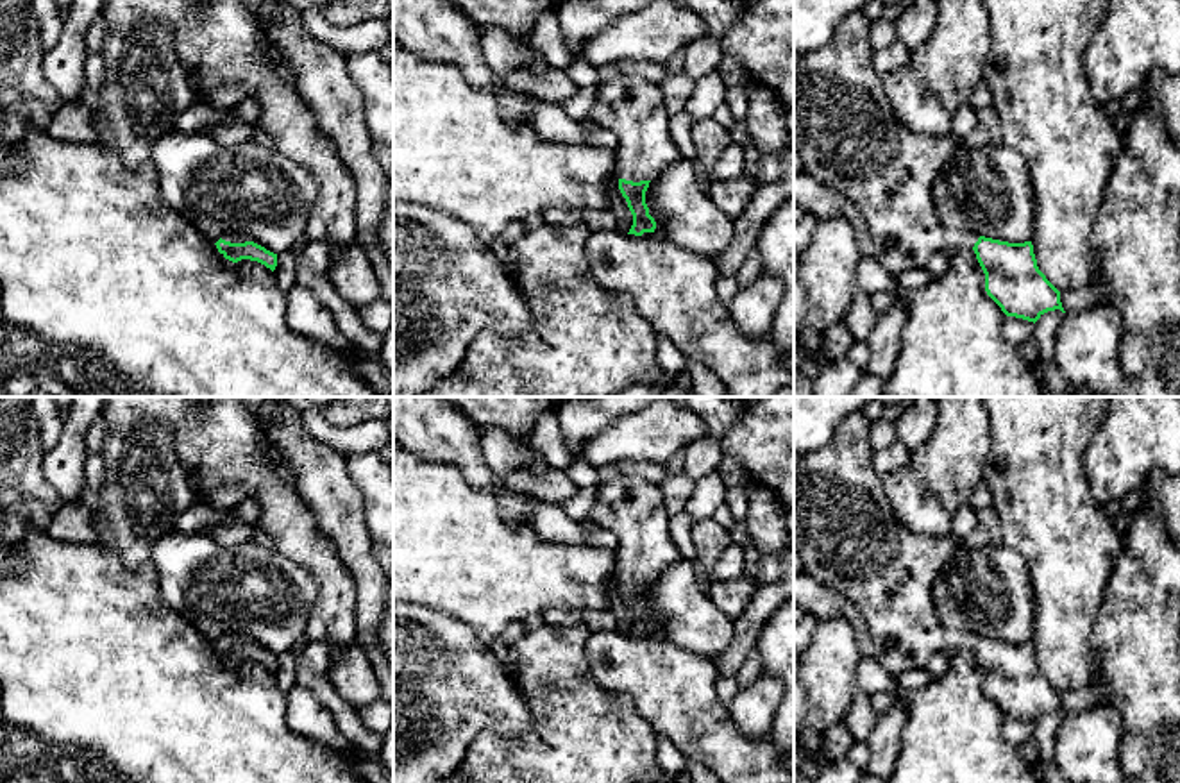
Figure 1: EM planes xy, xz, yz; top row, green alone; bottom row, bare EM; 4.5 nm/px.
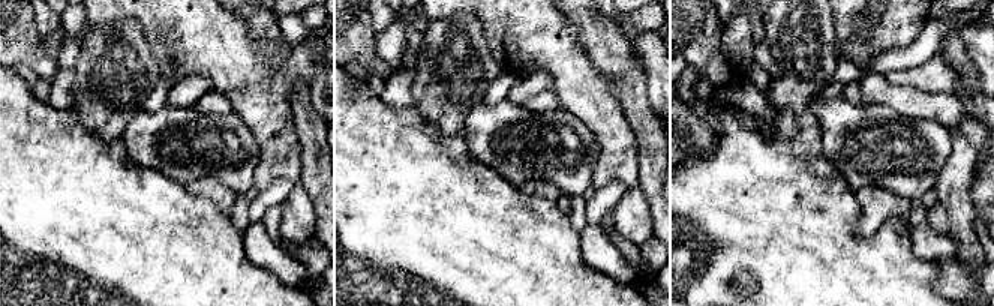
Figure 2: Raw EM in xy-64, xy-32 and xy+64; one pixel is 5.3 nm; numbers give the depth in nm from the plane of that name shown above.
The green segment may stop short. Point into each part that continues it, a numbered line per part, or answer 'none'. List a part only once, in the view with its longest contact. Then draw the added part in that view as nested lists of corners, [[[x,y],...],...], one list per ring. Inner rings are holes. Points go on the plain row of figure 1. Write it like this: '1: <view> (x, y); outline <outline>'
1: xz (632, 506); outline [[[622,474],[595,488],[597,497],[588,518],[619,538],[617,579],[653,581],[681,558],[656,481]]]

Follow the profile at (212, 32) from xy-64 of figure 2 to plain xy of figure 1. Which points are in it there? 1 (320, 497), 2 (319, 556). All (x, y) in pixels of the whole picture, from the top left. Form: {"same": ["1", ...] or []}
{"same": ["2"]}

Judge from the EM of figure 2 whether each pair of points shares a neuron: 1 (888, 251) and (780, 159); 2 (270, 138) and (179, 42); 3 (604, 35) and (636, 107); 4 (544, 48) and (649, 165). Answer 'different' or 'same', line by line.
1: same
2: same
3: same
4: different

